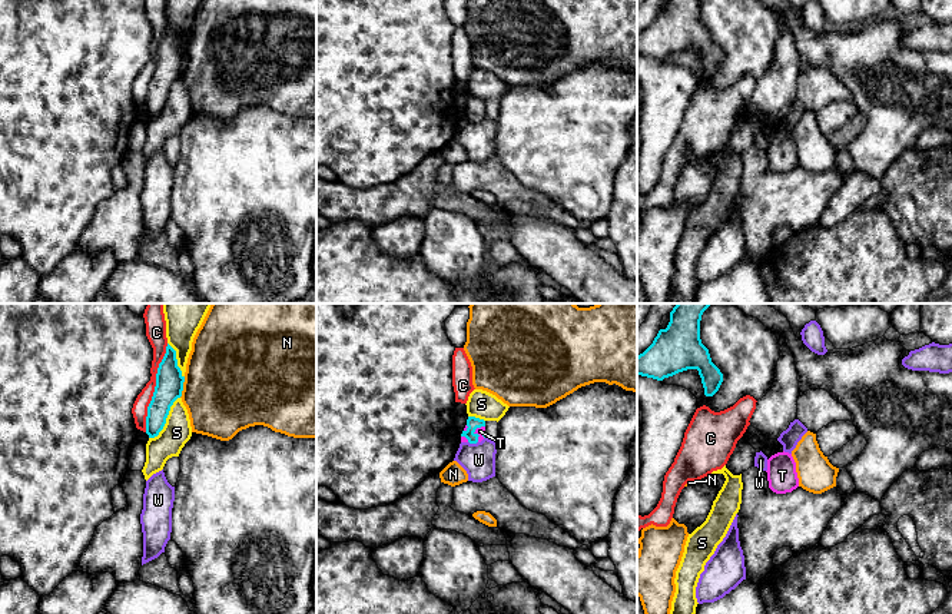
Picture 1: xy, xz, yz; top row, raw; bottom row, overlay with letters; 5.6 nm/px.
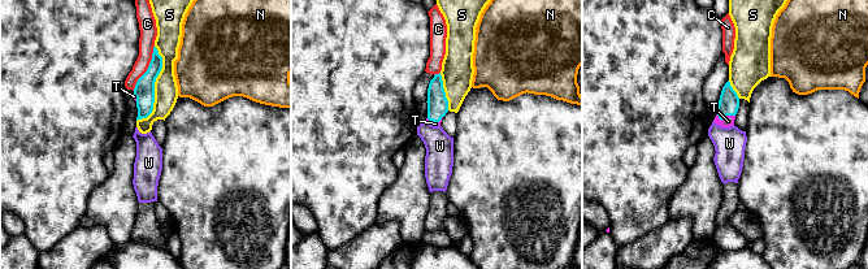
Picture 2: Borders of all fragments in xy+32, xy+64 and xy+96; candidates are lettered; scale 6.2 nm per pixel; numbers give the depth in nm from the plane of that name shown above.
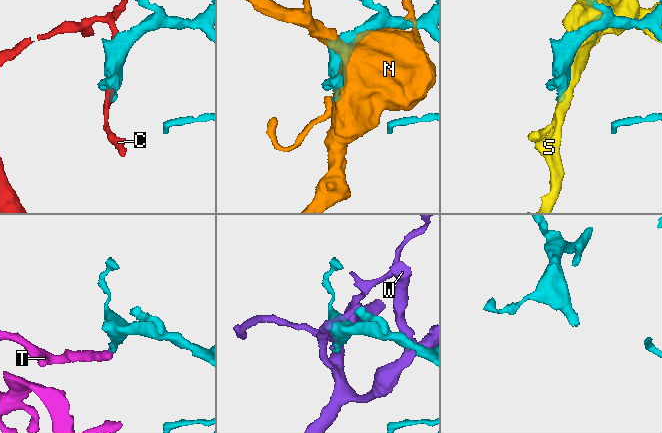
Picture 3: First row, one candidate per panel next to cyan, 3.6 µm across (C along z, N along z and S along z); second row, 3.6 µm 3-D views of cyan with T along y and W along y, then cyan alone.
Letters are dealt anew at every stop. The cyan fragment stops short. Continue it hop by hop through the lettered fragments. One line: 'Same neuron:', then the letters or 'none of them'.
Same neuron: T

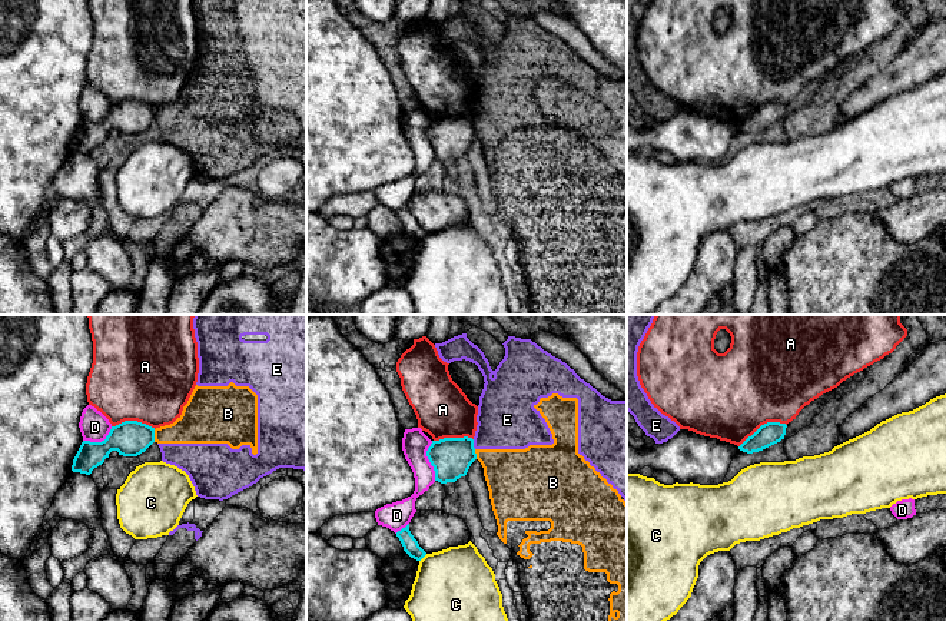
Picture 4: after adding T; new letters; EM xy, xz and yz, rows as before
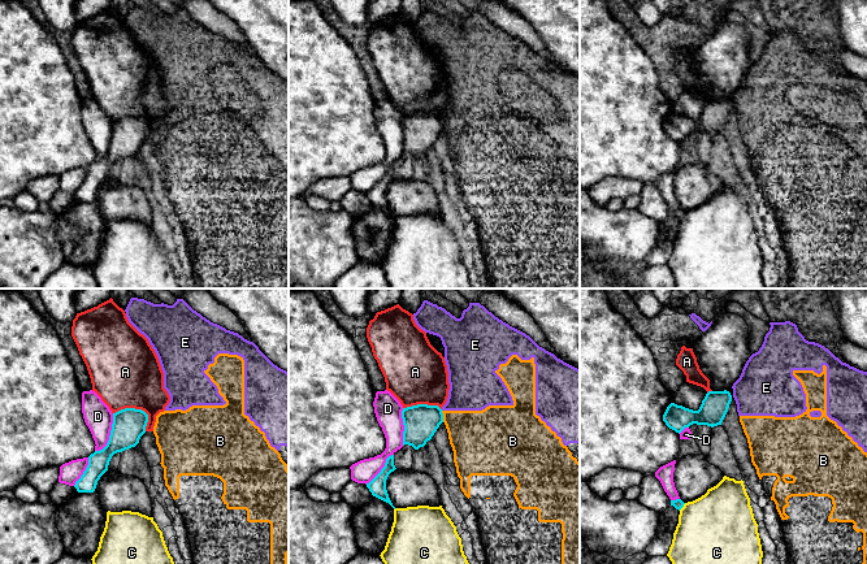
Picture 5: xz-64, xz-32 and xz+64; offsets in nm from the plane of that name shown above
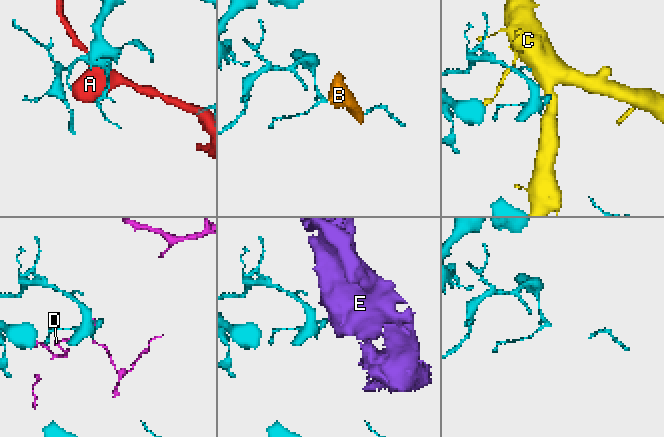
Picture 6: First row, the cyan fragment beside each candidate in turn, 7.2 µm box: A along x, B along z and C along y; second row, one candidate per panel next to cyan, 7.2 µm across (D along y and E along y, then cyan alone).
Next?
Same neuron: none of them

